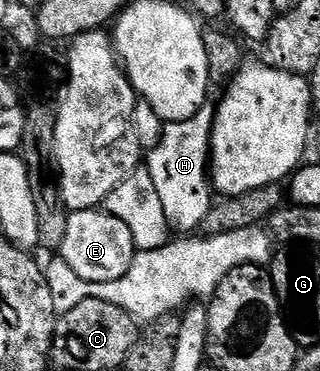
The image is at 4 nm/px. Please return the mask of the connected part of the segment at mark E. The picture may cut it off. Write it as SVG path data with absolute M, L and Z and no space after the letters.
M88 208L82 212L69 212L66 218L67 230L59 249L60 259L75 270L79 278L92 284L115 282L115 278L123 278L127 270L131 270L131 262L135 255L131 230L119 218L110 212Z

